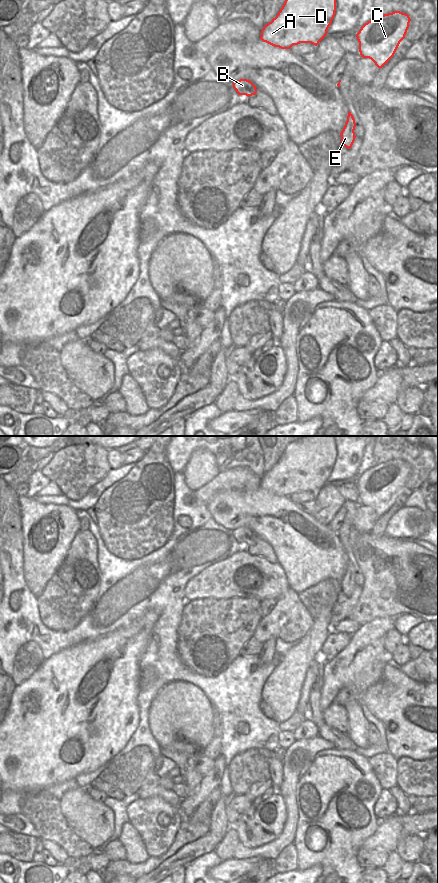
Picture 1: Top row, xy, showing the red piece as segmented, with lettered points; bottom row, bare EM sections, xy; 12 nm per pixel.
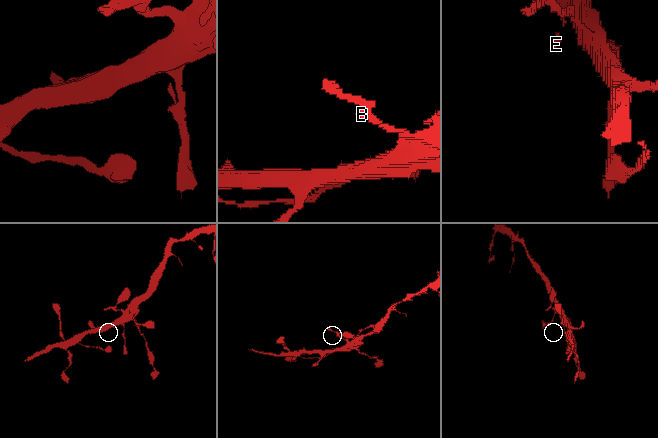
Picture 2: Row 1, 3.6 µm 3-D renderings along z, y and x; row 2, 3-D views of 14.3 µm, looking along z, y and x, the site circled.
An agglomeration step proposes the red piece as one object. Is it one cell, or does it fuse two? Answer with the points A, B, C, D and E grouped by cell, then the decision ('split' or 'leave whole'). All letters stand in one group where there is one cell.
groups A B D / C E; split

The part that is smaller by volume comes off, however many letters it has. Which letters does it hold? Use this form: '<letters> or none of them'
A, B, D

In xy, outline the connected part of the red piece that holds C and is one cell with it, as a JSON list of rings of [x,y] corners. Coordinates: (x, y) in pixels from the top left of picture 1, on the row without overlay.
[[[394,459],[365,471],[356,482],[361,505],[371,507],[382,516],[405,486],[410,469],[408,462]]]

